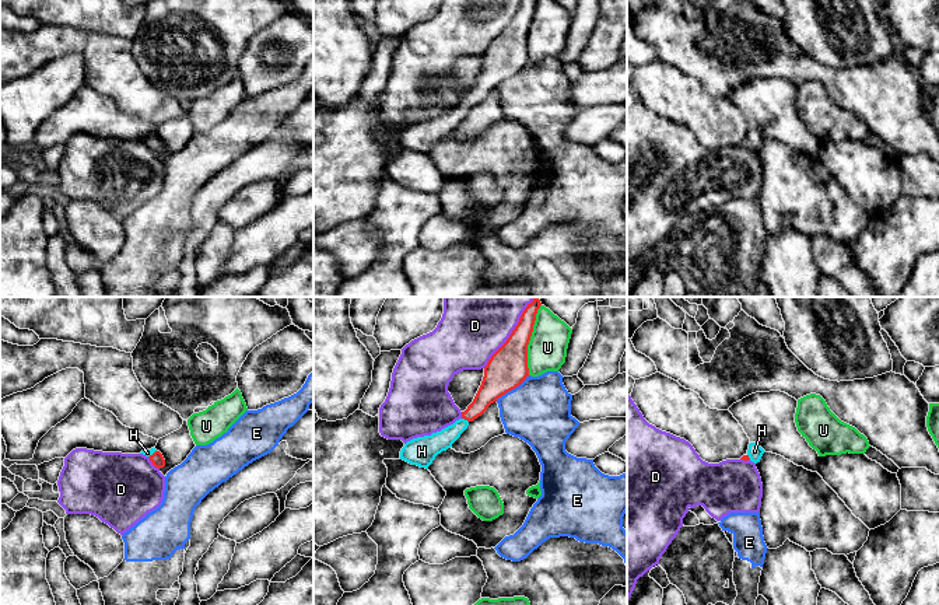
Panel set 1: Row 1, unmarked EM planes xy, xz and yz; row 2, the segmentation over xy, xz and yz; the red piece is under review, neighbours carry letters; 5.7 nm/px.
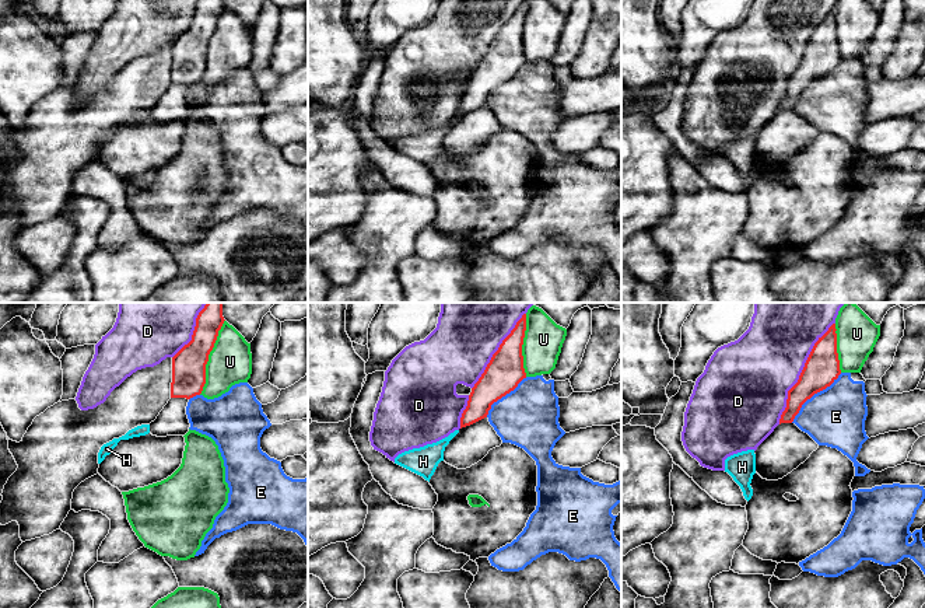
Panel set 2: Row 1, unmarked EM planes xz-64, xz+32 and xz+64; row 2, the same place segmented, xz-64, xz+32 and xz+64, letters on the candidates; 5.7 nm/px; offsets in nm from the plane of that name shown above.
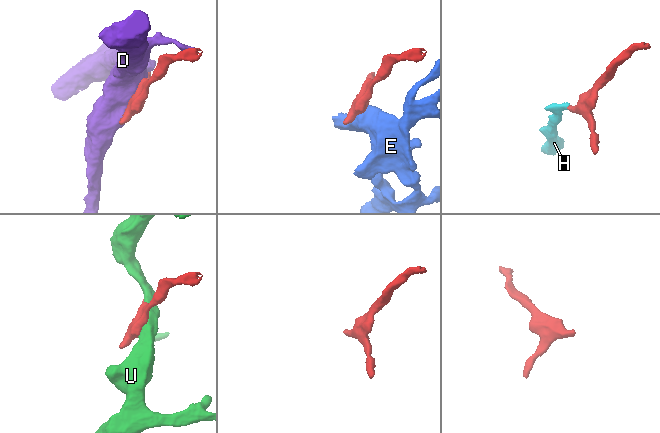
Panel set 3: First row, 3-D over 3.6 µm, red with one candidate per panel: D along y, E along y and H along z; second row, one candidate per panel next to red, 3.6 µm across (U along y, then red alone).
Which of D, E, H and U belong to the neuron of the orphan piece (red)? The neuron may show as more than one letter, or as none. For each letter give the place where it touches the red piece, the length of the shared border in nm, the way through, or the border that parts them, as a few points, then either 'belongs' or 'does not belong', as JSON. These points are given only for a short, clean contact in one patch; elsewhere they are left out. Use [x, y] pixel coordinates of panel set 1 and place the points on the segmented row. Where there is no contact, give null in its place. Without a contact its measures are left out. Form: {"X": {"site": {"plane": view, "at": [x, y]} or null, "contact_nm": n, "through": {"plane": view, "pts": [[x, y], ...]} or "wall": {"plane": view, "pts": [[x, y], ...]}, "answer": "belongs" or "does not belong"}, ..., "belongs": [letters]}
{"D": {"site": {"plane": "xz", "at": [512, 332]}, "contact_nm": 500, "answer": "does not belong"}, "E": {"site": {"plane": "xz", "at": [512, 388]}, "contact_nm": 240, "wall": {"plane": "xz", "pts": [[529, 376], [496, 401]]}, "answer": "does not belong"}, "H": {"site": {"plane": "xz", "at": [465, 419]}, "contact_nm": 50, "through": {"plane": "xz", "pts": [[493, 385], [465, 419], [447, 437], [431, 446]]}, "answer": "belongs"}, "U": {"site": {"plane": "xz", "at": [529, 339]}, "contact_nm": 420, "answer": "does not belong"}, "belongs": ["H"]}

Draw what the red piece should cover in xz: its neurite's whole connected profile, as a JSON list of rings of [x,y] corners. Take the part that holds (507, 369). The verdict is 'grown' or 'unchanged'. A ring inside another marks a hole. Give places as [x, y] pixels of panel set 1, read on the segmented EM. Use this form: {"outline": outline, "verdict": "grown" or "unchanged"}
{"outline": [[[535,297],[522,312],[507,342],[491,356],[484,367],[481,385],[473,402],[462,412],[462,417],[441,431],[407,441],[400,451],[400,459],[428,469],[435,457],[451,448],[470,422],[529,377],[528,345],[540,305],[539,297]]], "verdict": "grown"}

